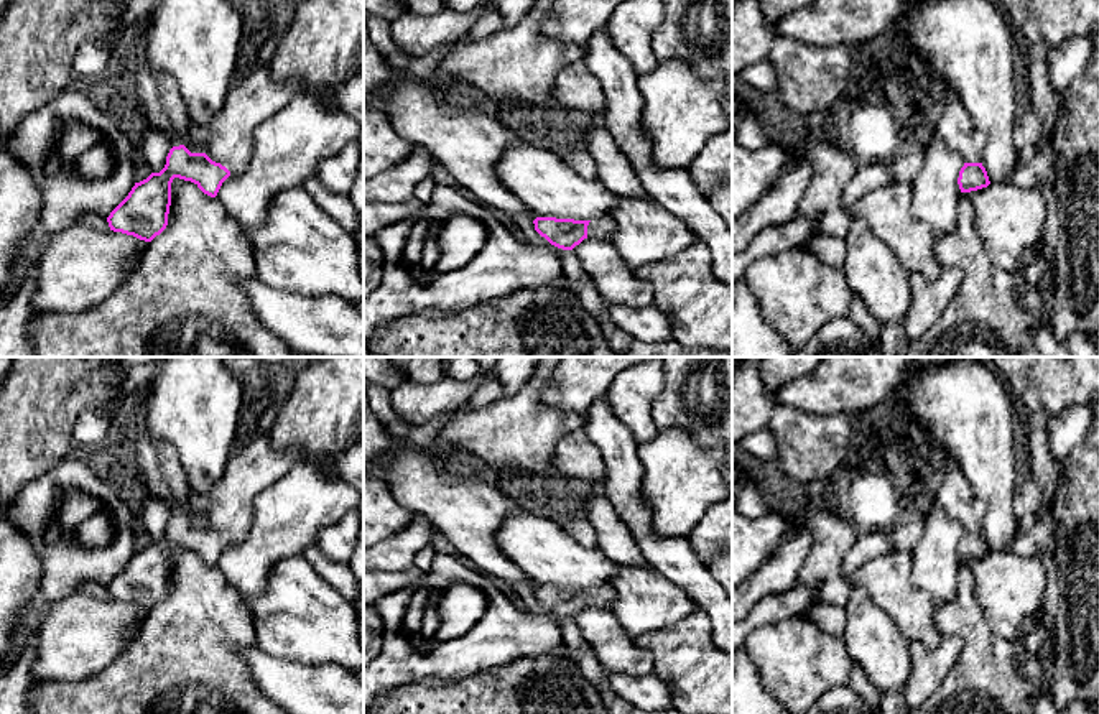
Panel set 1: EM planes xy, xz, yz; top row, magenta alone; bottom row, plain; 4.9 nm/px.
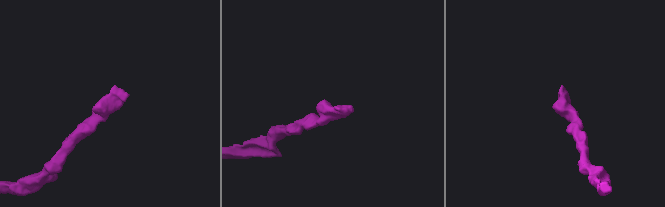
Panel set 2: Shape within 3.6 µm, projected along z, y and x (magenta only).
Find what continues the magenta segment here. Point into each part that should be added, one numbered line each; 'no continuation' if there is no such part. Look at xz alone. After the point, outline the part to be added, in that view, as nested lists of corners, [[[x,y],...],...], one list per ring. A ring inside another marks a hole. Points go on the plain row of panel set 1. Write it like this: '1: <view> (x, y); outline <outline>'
1: xz (601, 596); outline [[[602,582],[589,591],[587,605],[607,607],[617,597],[617,591],[610,582]]]

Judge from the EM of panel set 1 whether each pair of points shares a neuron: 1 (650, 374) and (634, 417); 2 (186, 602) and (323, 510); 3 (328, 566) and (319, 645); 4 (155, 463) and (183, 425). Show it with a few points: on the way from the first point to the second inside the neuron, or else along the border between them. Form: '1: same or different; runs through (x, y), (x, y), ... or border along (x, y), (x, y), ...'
1: same; runs through (640, 384), (634, 390), (634, 407)
2: different; border along (214, 566), (242, 596)
3: different; border along (301, 556), (346, 599)
4: different; border along (143, 417), (148, 433), (175, 453), (185, 481)

